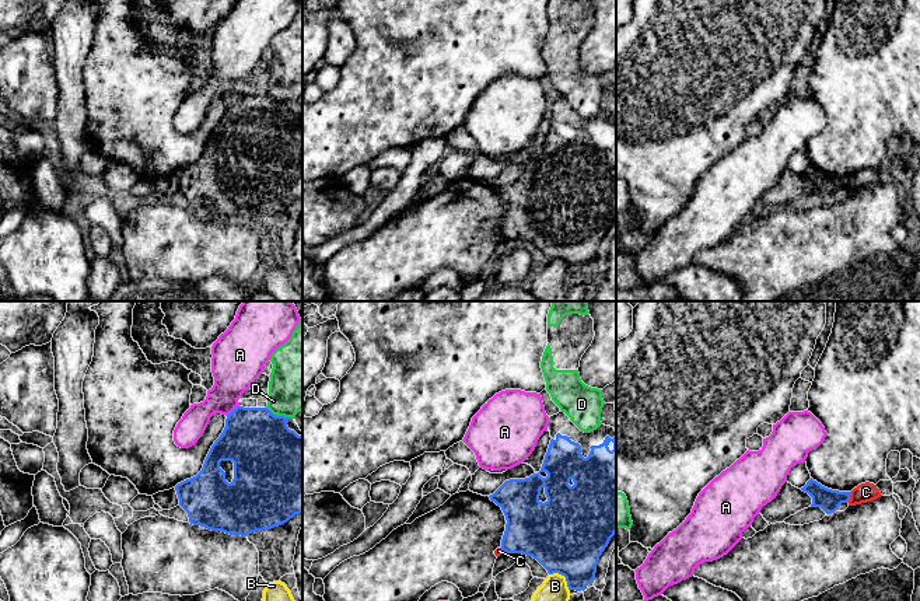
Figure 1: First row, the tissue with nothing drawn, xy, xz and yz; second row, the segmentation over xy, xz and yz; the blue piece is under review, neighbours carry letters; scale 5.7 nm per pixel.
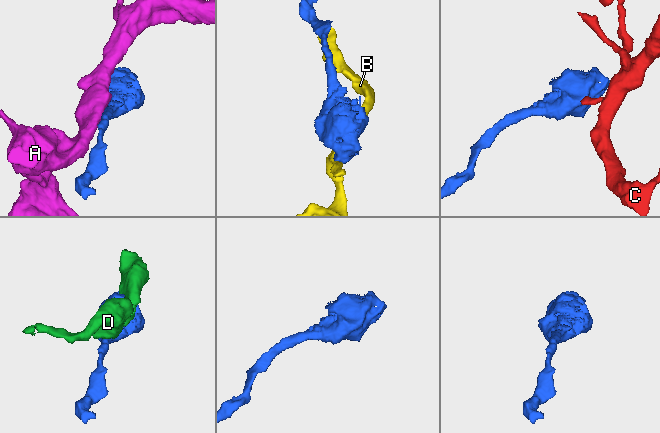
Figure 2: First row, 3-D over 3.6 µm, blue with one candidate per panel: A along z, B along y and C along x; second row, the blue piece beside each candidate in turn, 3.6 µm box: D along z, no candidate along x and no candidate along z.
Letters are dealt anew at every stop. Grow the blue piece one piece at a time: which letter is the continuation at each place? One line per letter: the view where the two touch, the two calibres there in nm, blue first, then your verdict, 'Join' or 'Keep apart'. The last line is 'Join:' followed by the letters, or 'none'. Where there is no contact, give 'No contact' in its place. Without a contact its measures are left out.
A: Touches blue in xy. Thickness 380 nm (blue) against 260 nm. Keep apart
B: Touches blue in xz. Thickness 440 nm (blue) against 200 nm. Keep apart
C: Touches blue in yz. Thickness 130 nm (blue) against 110 nm. Keep apart
D: Touches blue in xy. Thickness 420 nm (blue) against 360 nm. Keep apart
Join: none

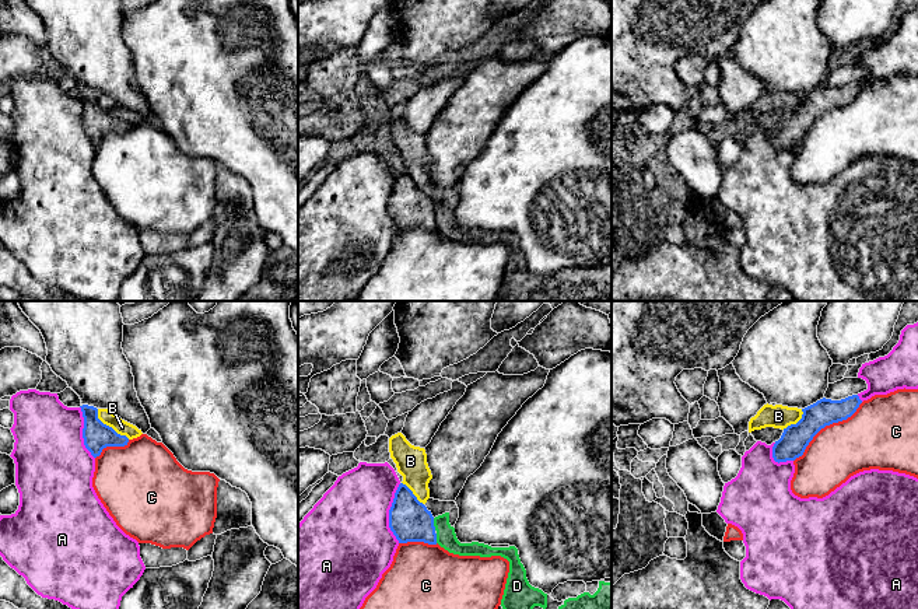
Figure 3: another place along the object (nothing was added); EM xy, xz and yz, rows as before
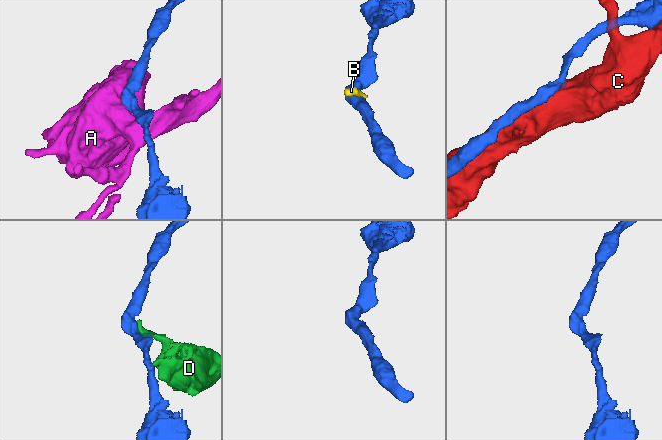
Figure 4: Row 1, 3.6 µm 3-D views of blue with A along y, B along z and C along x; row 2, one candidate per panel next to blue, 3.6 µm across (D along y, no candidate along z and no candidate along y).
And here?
A: Touches blue in xz. Thickness 240 nm (blue) against 460 nm. Keep apart
B: Touches blue in xy. Thickness 160 nm (blue) against 90 nm. Keep apart
C: Touches blue in yz. Thickness 160 nm (blue) against 340 nm. Keep apart
D: Touches blue in xz. Thickness 240 nm (blue) against 110 nm. Keep apart
Join: none

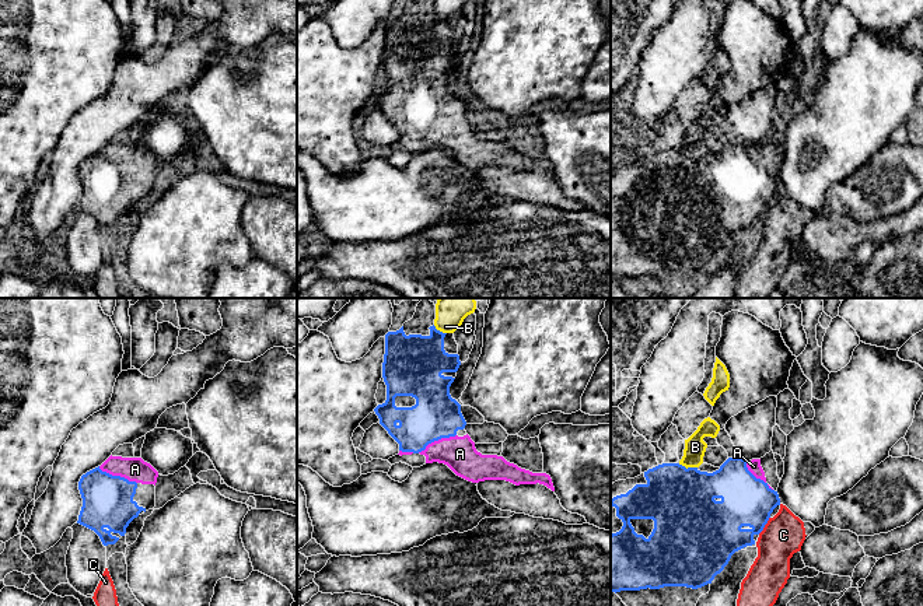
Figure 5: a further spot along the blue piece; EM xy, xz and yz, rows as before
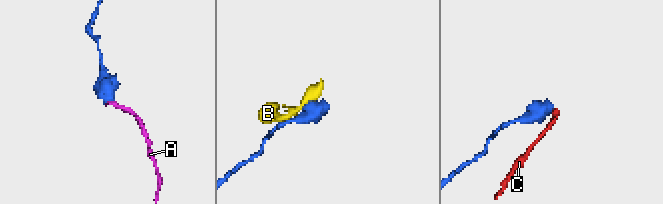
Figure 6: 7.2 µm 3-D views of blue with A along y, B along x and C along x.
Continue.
A: Touches blue in xy. Thickness 280 nm (blue) against 140 nm. Join
B: Touches blue in yz. Thickness 380 nm (blue) against 120 nm. Keep apart
C: Touches blue in yz. Thickness 280 nm (blue) against 240 nm. Keep apart
Join: A

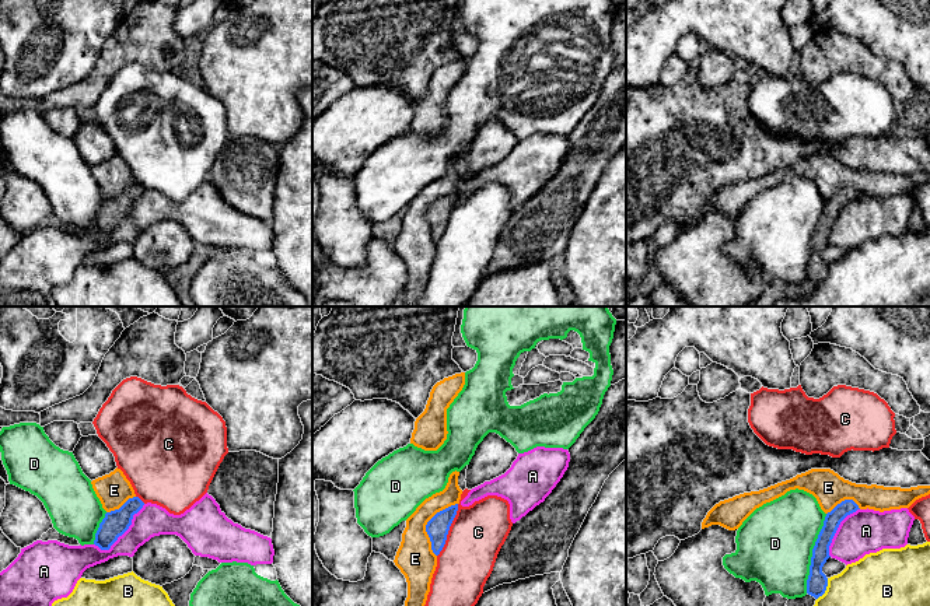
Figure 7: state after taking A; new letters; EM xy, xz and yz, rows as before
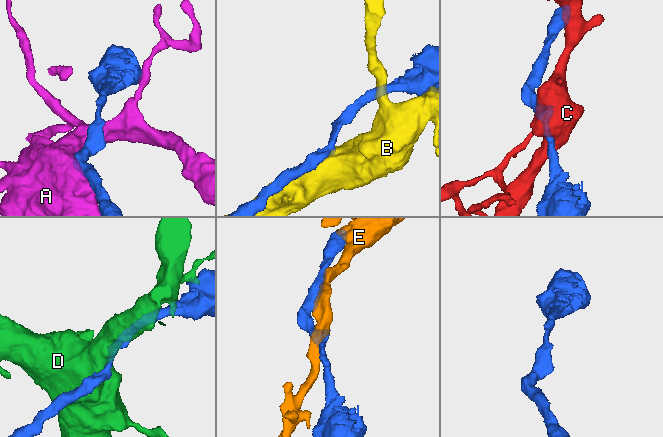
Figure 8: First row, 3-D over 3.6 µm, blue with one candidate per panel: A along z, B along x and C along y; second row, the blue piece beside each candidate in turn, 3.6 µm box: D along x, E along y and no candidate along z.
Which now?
A: Touches blue in xy. Thickness 150 nm (blue) against 180 nm. Keep apart
B: Touches blue in yz. Thickness 120 nm (blue) against 500 nm. Keep apart
C: Touches blue in xz. Thickness 130 nm (blue) against 320 nm. Keep apart
D: Touches blue in yz. Thickness 120 nm (blue) against 440 nm. Keep apart
E: Touches blue in xz. Thickness 130 nm (blue) against 220 nm. Keep apart
Join: none

